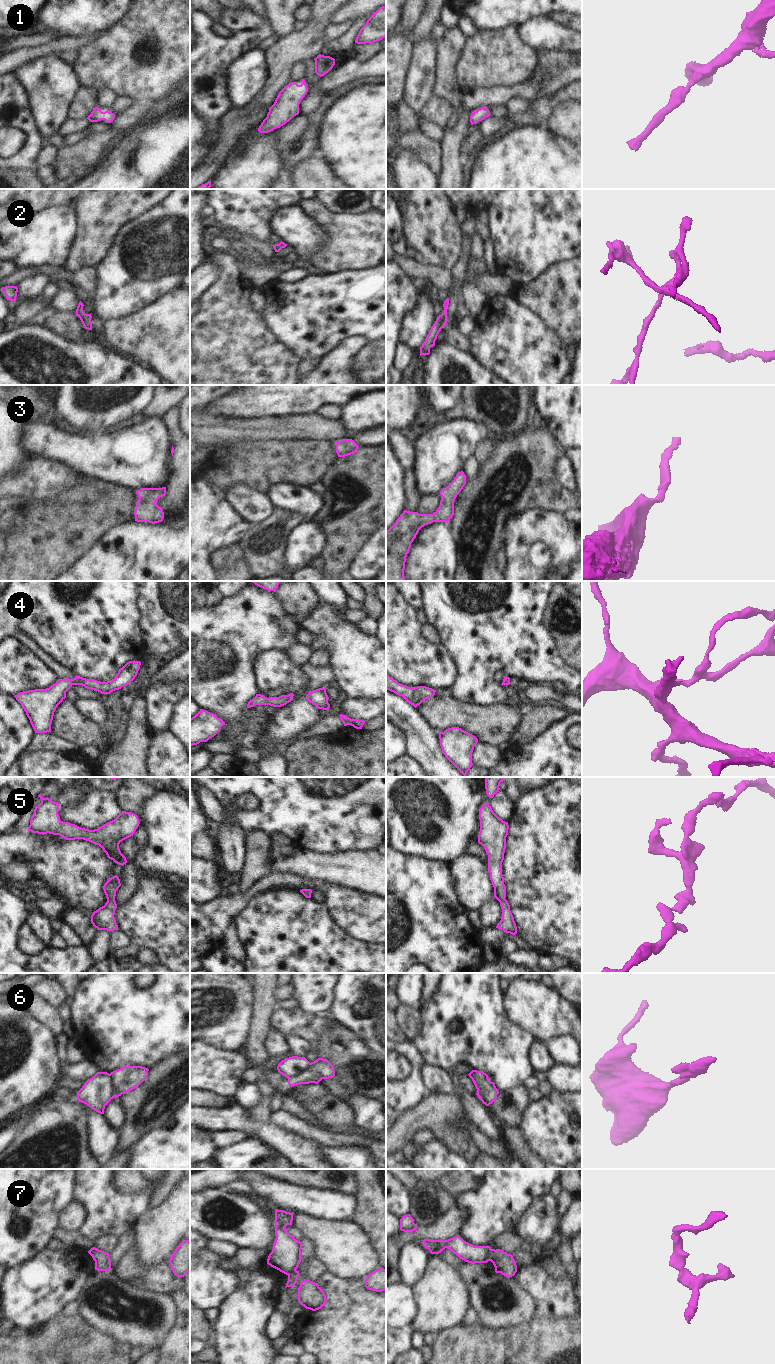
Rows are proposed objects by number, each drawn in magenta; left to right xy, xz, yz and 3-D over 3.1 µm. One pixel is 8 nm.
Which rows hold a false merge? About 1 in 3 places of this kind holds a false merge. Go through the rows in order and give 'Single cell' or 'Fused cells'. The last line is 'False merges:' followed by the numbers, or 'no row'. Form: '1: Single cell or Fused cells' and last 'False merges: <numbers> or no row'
1: Single cell
2: Single cell
3: Single cell
4: Single cell
5: Single cell
6: Fused cells
7: Fused cells
False merges: 6, 7.

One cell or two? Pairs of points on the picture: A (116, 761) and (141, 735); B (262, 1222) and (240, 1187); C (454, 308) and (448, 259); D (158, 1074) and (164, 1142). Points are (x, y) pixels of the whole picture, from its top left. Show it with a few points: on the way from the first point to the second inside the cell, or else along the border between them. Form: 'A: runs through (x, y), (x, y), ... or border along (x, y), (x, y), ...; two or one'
A: runs through (122, 755), (136, 741); one
B: border along (221, 1188), (228, 1192), (237, 1192), (239, 1194); two
C: border along (461, 248), (457, 262), (450, 269); two
D: border along (178, 1108), (166, 1123), (151, 1129), (142, 1137); two

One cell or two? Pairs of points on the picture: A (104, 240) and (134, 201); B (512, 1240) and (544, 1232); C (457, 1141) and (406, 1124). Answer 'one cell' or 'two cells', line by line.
A: one cell
B: two cells
C: one cell

